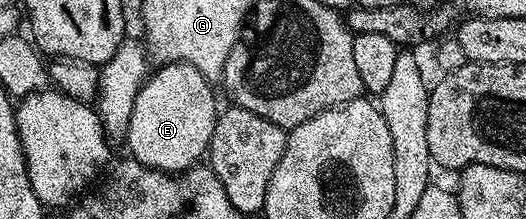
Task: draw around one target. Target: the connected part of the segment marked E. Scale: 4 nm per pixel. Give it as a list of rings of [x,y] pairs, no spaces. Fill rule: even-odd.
[[[166,62],[158,69],[151,71],[142,83],[142,89],[136,94],[136,102],[132,106],[130,125],[126,131],[125,147],[130,147],[129,155],[139,160],[145,168],[155,168],[158,172],[177,174],[193,168],[198,160],[207,155],[212,138],[214,123],[218,120],[219,105],[214,105],[214,92],[211,81],[206,79],[196,66]]]

